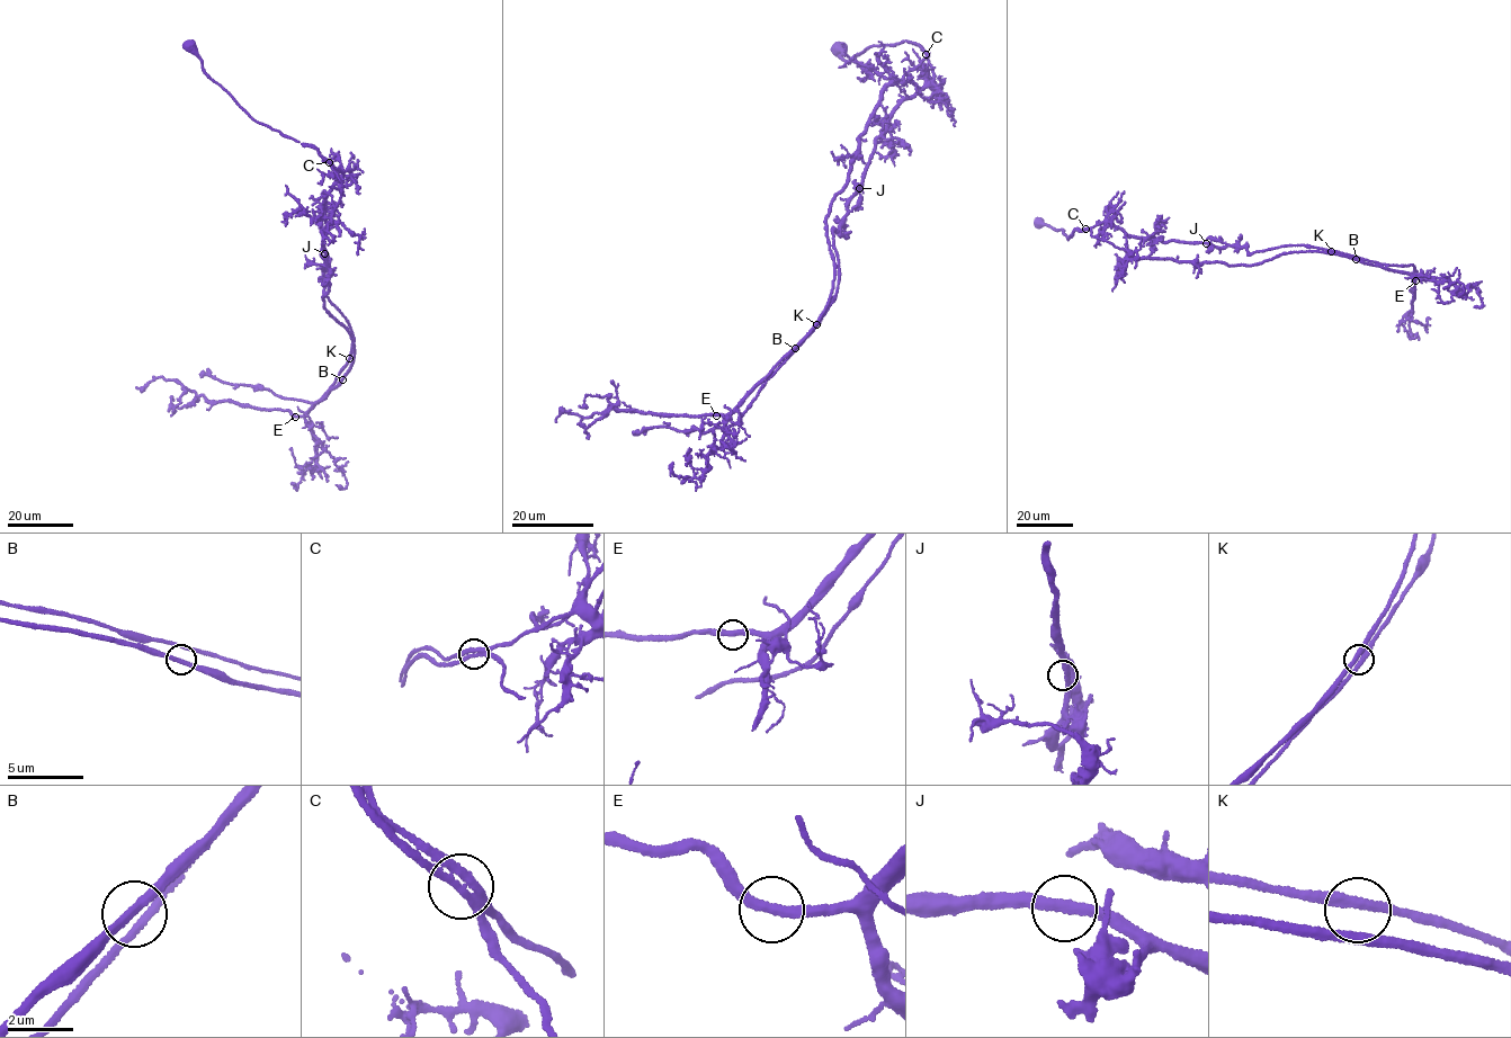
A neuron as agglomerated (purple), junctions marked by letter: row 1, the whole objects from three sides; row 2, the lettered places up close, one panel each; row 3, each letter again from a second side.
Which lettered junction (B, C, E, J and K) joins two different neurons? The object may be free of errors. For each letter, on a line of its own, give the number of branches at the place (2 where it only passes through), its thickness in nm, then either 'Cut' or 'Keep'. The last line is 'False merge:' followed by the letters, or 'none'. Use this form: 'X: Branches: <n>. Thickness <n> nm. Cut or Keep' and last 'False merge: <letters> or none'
B: Branches: 2. Thickness 280 nm. Keep
C: Branches: 2. Thickness 320 nm. Cut
E: Branches: 2. Thickness 320 nm. Keep
J: Branches: 2. Thickness 320 nm. Keep
K: Branches: 2. Thickness 300 nm. Keep
False merge: C

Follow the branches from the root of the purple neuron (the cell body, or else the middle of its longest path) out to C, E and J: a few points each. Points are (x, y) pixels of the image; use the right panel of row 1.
C: (1037, 223), (1062, 230), (1067, 240), (1075, 230), (1085, 230)
E: (1037, 223), (1062, 230), (1067, 240), (1075, 230), (1088, 230), (1137, 258), (1249, 266), (1316, 250), (1415, 280)
J: (1037, 223), (1062, 230), (1067, 240), (1075, 230), (1085, 230), (1103, 222), (1142, 238), (1206, 243)

